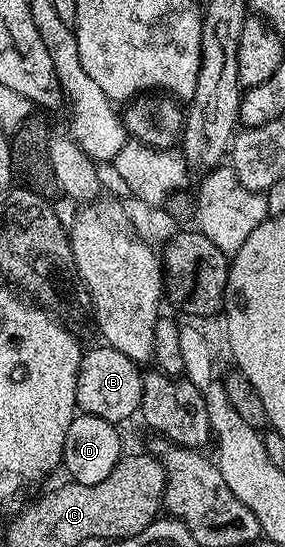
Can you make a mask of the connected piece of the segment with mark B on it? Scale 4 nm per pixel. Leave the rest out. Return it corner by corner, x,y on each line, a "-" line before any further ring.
100,345
84,354
79,372
77,373
76,408
82,414
101,417
116,425
123,422
132,414
138,412
141,393
143,392
143,376
140,364
135,363
125,354
108,345

